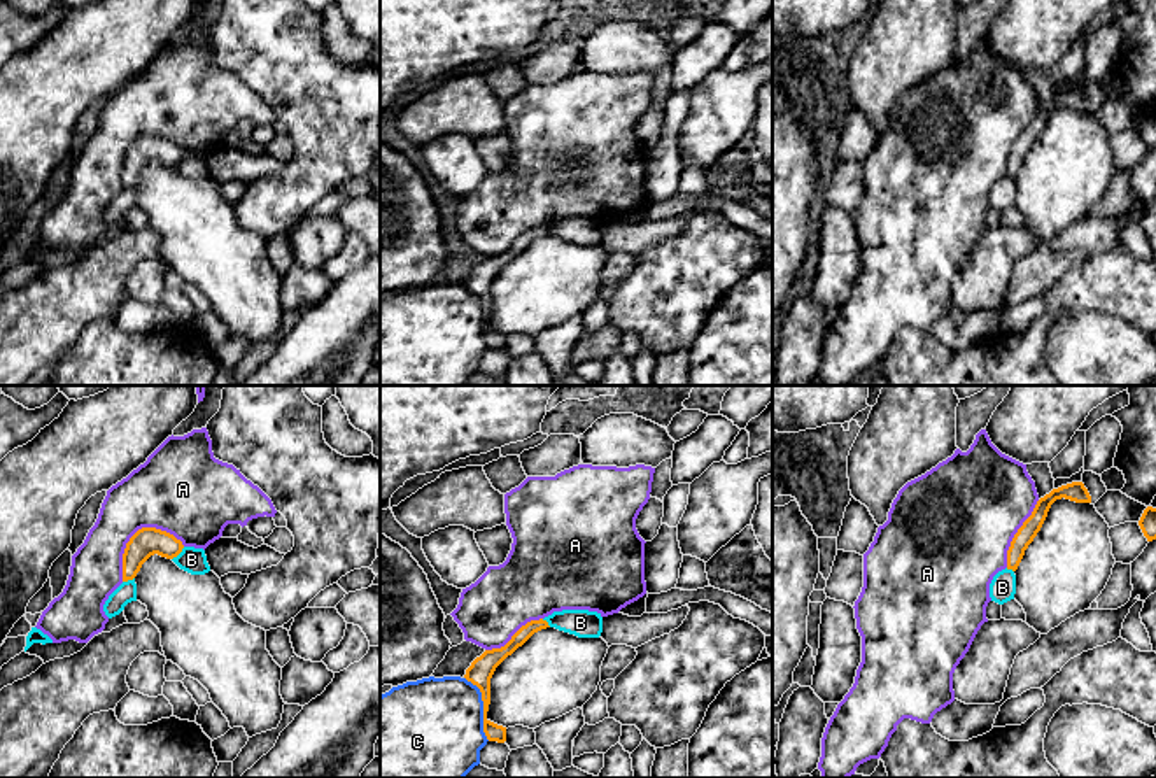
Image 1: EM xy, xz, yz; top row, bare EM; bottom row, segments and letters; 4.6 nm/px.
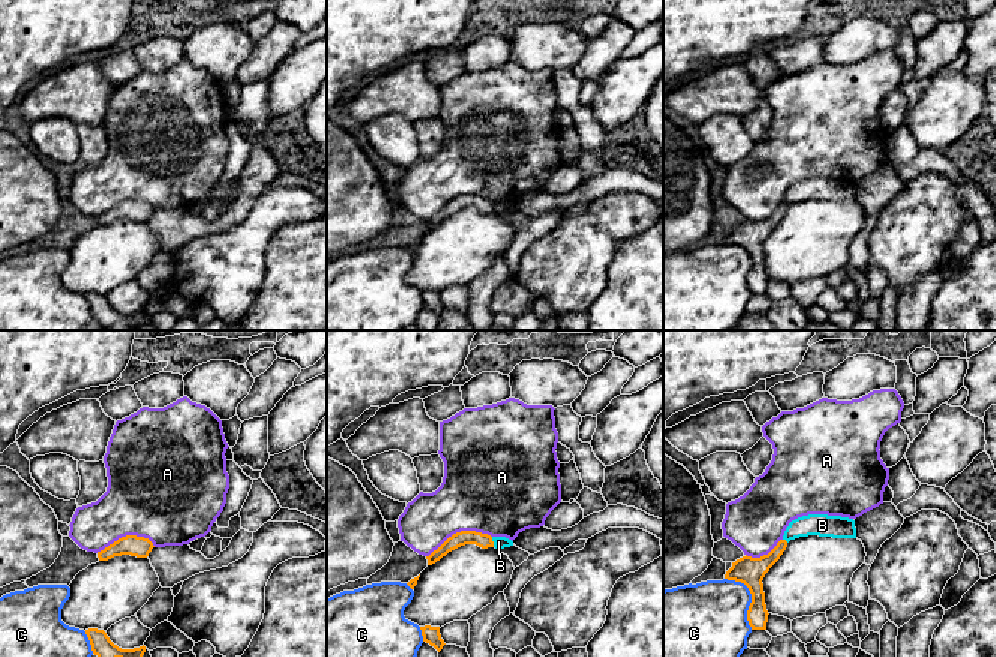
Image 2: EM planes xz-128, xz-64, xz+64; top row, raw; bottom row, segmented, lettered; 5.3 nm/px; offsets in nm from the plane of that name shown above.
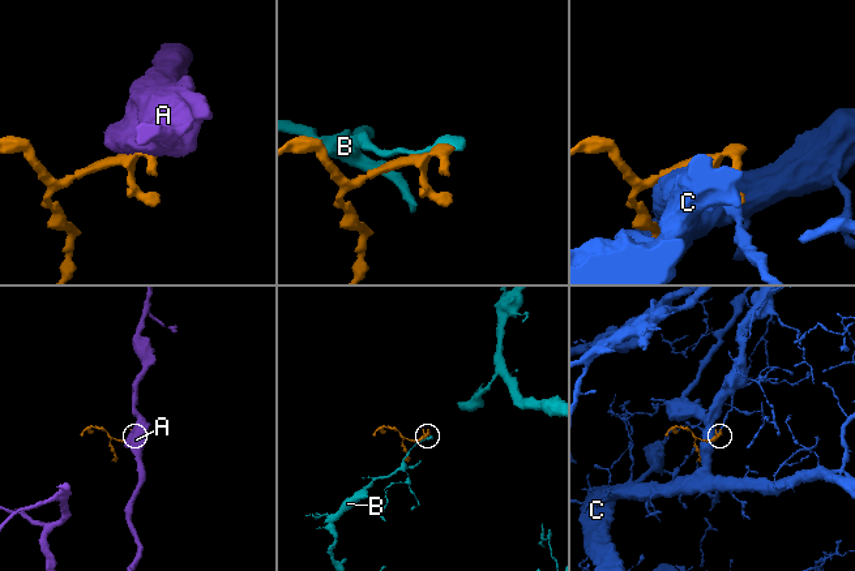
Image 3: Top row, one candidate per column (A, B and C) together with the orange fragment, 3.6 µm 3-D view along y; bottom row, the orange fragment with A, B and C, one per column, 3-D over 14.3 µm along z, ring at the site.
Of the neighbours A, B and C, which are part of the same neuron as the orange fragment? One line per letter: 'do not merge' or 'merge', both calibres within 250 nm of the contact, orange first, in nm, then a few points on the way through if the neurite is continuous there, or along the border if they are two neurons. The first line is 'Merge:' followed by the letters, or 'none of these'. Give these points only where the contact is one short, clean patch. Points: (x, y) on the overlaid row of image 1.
Merge: none of these
A: do not merge; 140 nm thick on the orange side, 360 nm on the other
B: do not merge; 140 nm thick on the orange side, 120 nm on the other
C: do not merge; 120 nm thick on the orange side, 460 nm on the other

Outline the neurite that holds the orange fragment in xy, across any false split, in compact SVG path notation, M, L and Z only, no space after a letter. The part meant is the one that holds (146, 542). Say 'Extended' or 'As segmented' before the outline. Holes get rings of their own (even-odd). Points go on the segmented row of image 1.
As segmented. M156 527L138 529L126 543L123 554L123 582L133 580L151 555L158 554L173 559L182 548L182 541L166 531Z

